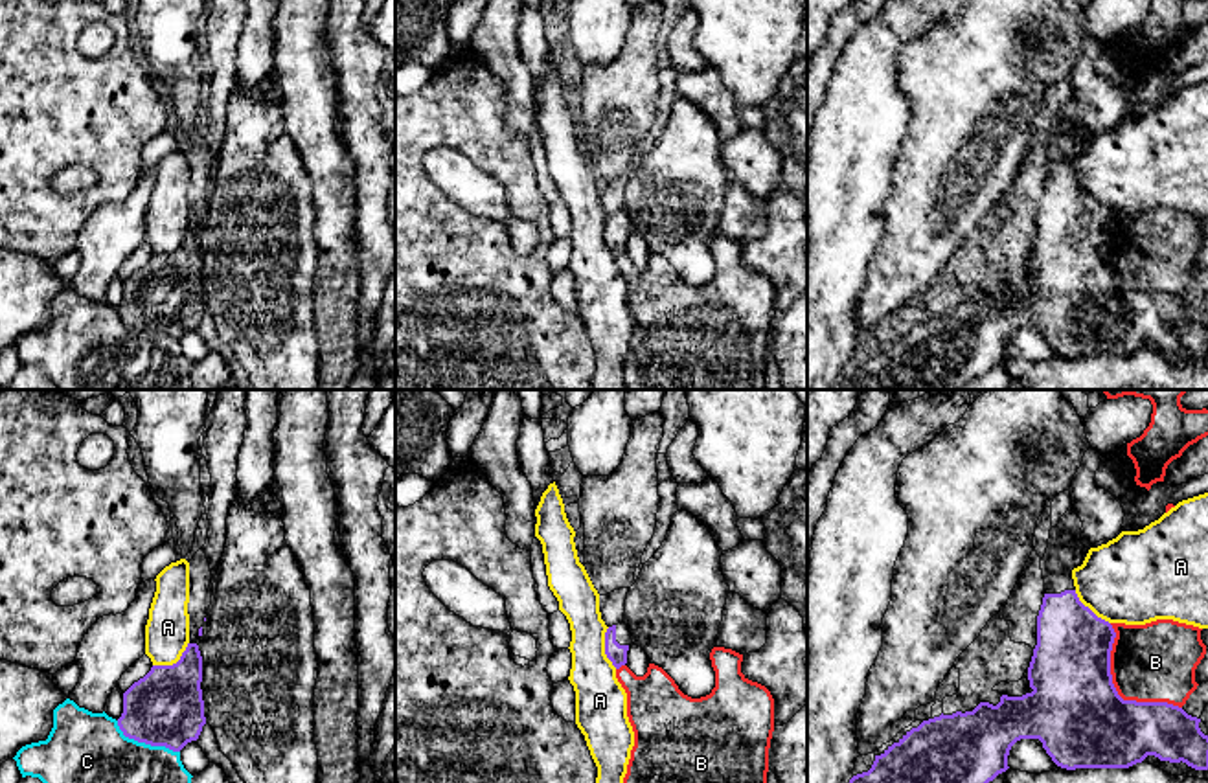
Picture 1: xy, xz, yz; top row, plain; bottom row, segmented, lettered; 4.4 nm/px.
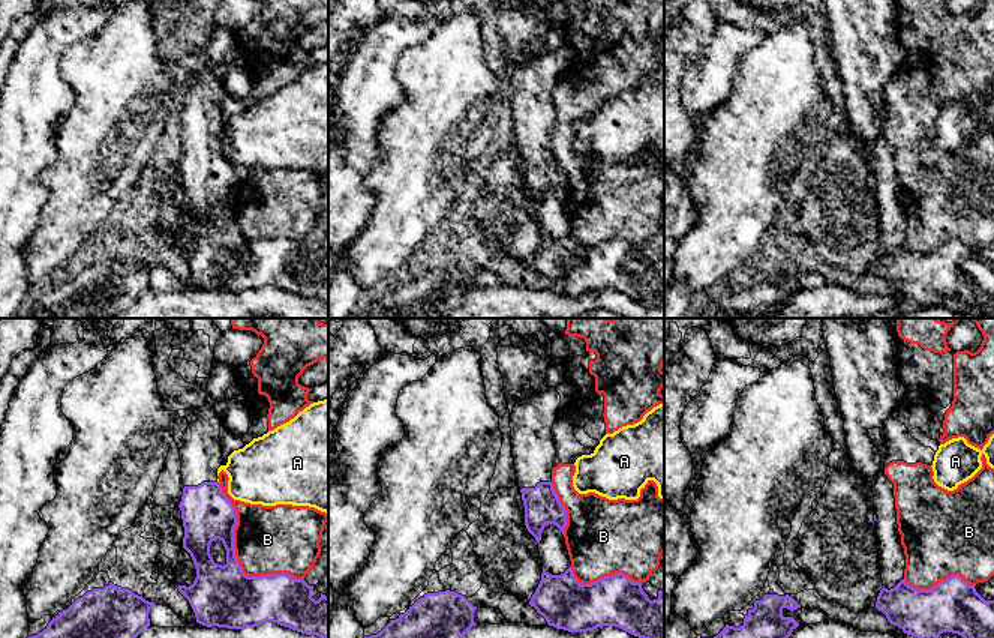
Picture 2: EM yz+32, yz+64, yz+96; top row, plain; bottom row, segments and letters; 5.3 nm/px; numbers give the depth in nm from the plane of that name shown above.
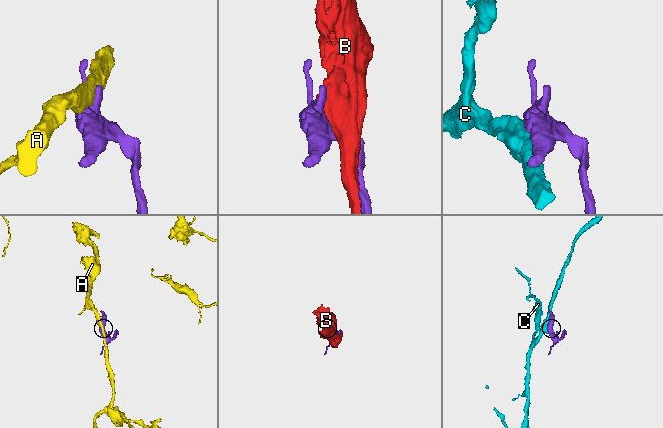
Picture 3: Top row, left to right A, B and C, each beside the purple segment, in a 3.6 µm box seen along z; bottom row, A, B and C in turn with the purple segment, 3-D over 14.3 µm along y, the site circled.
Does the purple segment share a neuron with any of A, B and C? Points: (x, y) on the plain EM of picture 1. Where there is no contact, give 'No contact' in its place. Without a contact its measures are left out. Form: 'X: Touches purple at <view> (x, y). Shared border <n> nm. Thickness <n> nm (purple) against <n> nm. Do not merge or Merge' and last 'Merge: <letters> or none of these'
A: Touches purple at xy (173, 252). Shared border 190 nm. Thickness 340 nm (purple) against 190 nm. Do not merge
B: Touches purple at yz (1115, 278). Shared border 500 nm. Thickness 400 nm (purple) against 340 nm. Do not merge
C: Touches purple at xy (146, 331). Shared border 320 nm. Thickness 340 nm (purple) against 500 nm. Do not merge
Merge: none of these

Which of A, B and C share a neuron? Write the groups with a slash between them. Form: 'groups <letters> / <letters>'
groups A / B / C

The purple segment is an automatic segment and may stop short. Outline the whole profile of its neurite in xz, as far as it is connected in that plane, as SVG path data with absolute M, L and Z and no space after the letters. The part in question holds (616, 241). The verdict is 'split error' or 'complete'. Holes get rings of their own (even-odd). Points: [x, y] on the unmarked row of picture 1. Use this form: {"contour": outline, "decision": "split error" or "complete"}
{"contour": "M621 210L605 221L605 243L616 257L627 252L627 239L632 233L629 215Z", "decision": "split error"}

